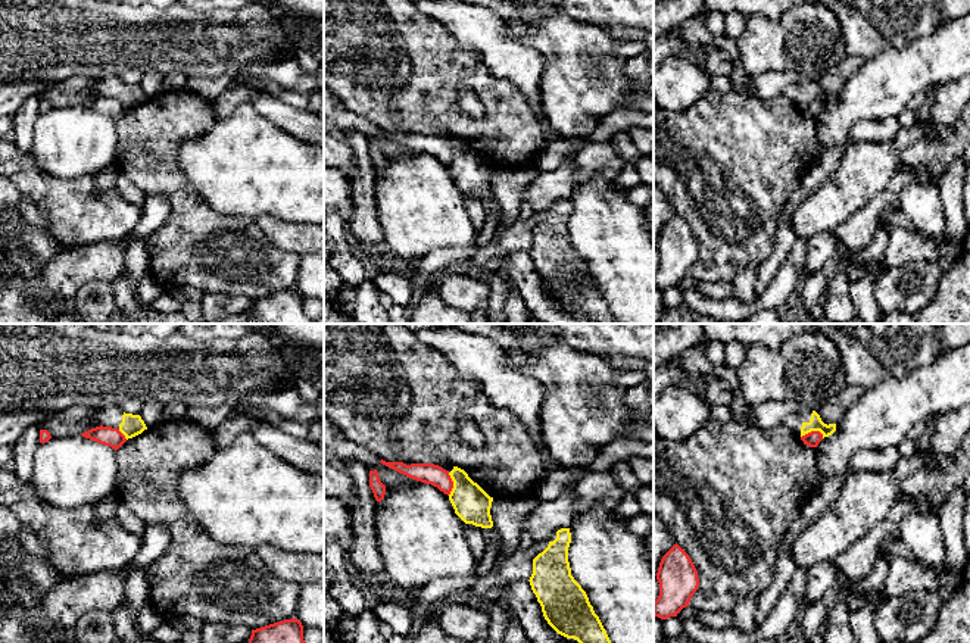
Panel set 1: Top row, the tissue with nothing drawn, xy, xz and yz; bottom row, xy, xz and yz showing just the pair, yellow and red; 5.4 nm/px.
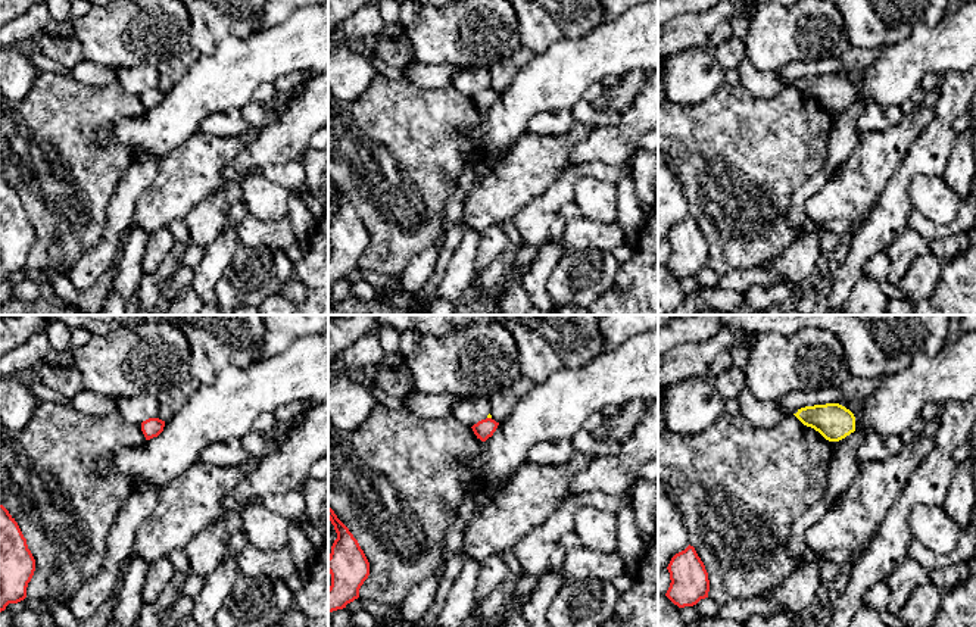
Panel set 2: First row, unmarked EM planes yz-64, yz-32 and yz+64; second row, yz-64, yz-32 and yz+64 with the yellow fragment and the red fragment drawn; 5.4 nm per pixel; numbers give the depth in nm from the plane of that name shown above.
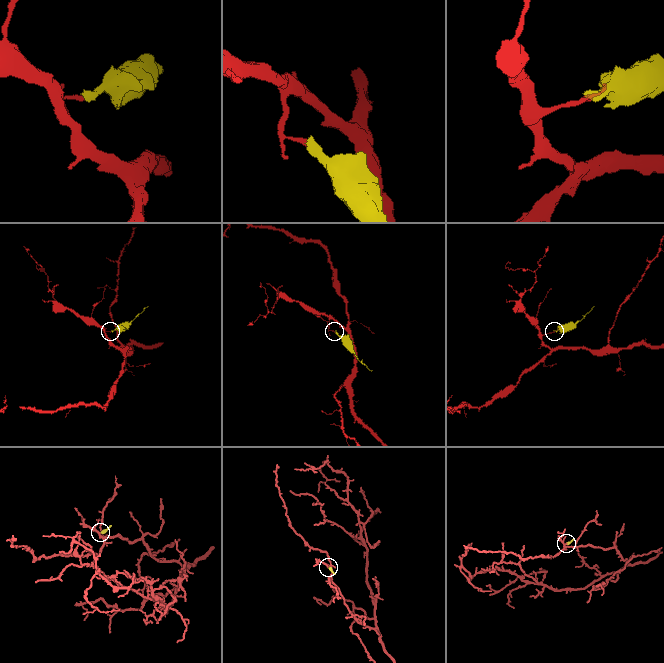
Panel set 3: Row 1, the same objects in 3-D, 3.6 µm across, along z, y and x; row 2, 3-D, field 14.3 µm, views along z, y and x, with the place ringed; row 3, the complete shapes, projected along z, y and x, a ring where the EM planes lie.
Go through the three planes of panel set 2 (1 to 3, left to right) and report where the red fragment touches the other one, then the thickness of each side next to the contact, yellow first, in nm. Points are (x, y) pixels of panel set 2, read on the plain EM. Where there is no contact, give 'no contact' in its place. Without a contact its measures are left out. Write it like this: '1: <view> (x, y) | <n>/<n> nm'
1: no contact
2: yz-32 (489, 87) | 20/110 nm
3: no contact

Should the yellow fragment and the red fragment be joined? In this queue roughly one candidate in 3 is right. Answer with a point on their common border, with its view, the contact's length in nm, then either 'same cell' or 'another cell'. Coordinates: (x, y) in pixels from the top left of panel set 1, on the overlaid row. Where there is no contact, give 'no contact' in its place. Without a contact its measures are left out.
meets yellow in yz at (811, 430); contact 130 nm long; another cell

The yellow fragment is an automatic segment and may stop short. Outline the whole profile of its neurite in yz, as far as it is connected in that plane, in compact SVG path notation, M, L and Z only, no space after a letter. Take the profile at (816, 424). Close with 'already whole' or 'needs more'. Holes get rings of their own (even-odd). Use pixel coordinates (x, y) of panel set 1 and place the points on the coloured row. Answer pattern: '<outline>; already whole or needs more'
M811 409L786 415L782 425L798 437L802 437L811 431L820 431L824 438L836 431L836 424L824 424L820 415Z; needs more

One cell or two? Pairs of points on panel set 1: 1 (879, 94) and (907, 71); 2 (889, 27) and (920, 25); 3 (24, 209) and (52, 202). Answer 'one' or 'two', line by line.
1: one
2: one
3: two

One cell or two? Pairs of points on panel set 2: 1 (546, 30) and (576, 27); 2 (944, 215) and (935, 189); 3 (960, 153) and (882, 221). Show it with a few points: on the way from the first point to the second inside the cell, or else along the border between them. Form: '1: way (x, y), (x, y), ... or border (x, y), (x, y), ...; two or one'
1: way (554, 27), (568, 27); one
2: way (942, 209), (935, 195); one
3: border (959, 134), (948, 164), (941, 174); two

